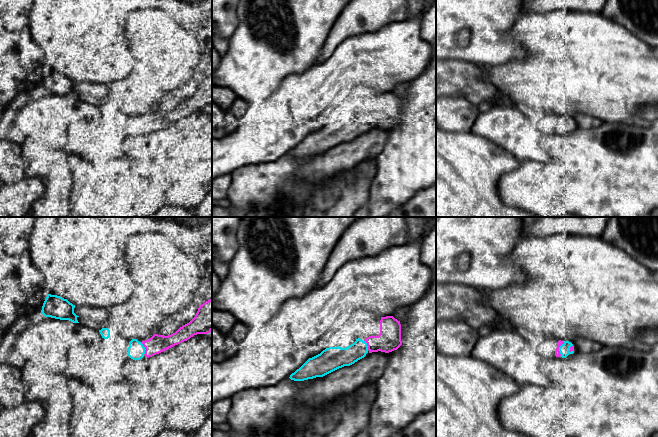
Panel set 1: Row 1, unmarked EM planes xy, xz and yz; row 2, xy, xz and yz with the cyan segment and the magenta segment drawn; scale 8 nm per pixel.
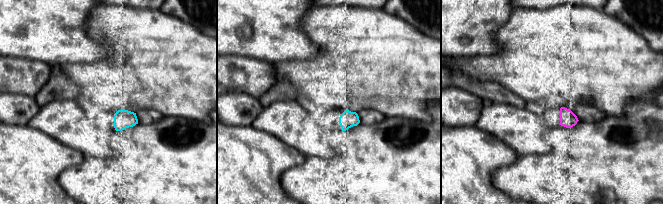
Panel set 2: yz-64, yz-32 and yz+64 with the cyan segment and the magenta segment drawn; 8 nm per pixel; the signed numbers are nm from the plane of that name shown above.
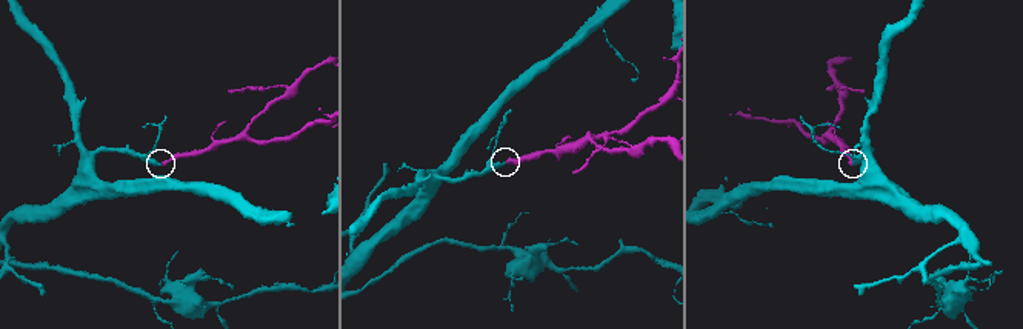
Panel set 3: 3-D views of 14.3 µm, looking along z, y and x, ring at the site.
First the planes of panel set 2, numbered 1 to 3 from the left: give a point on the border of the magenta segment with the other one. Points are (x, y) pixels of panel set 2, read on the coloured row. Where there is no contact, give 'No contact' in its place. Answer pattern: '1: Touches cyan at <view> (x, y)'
1: No contact
2: No contact
3: No contact

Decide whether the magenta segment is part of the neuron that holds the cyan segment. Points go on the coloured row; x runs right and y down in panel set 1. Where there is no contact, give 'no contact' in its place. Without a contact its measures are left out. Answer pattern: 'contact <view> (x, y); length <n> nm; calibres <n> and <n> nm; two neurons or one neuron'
contact yz (559, 349); length 120 nm; calibres 90 and 50 nm; one neuron

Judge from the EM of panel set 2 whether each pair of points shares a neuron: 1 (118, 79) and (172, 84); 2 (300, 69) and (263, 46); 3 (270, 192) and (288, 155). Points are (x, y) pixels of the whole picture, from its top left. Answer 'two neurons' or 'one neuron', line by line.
1: one neuron
2: two neurons
3: one neuron

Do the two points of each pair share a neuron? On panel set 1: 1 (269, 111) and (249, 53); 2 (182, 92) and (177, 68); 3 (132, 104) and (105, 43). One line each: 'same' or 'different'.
1: different
2: different
3: different

